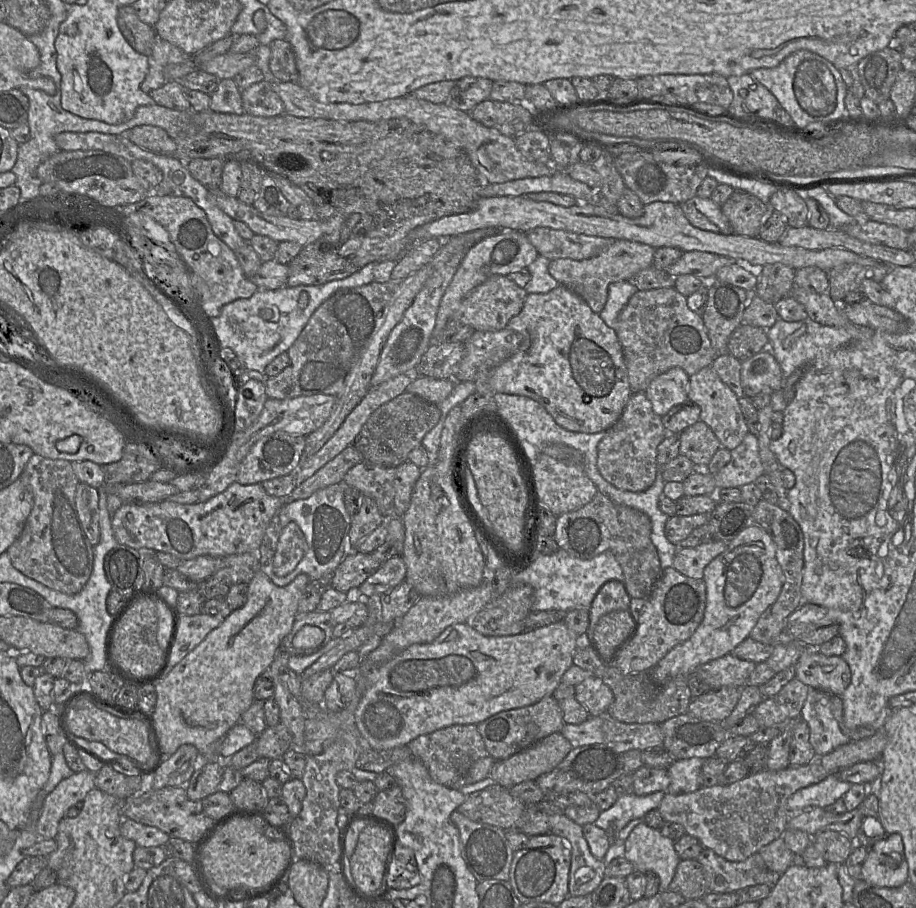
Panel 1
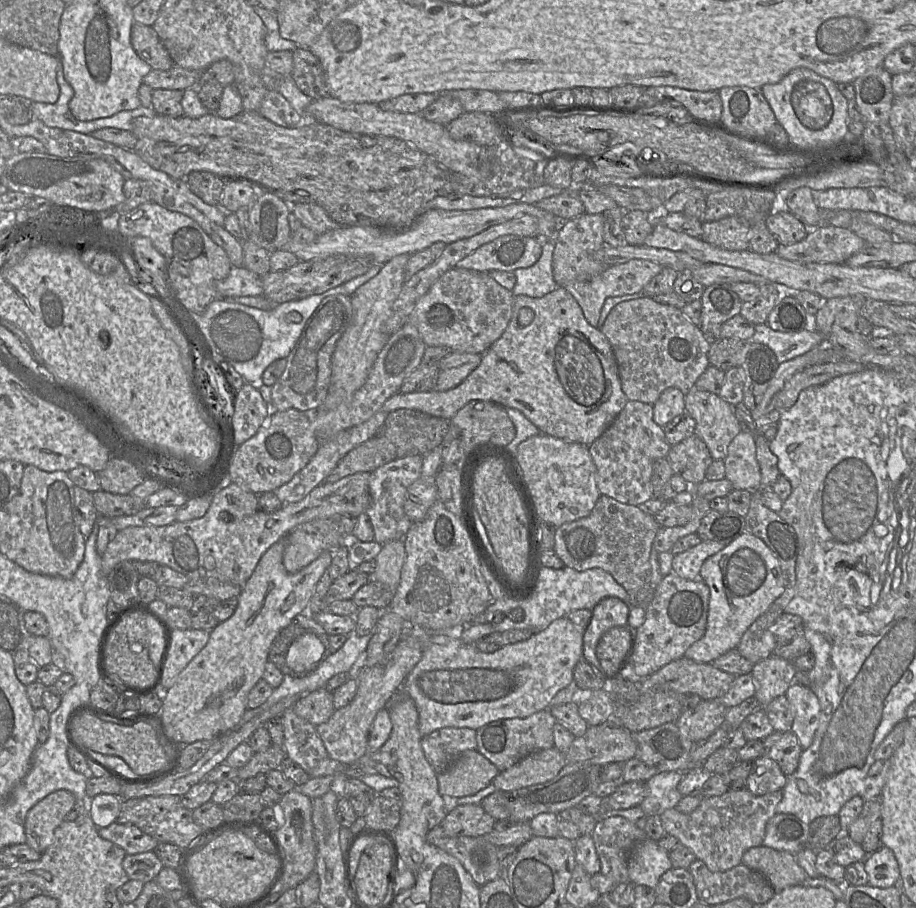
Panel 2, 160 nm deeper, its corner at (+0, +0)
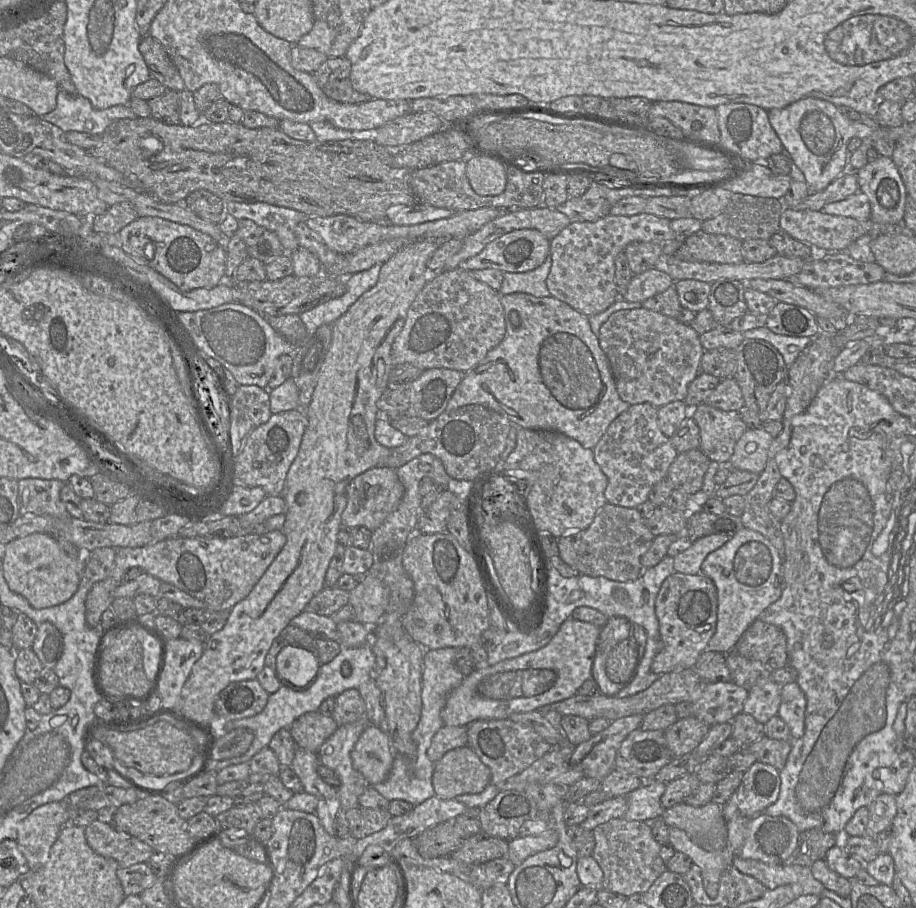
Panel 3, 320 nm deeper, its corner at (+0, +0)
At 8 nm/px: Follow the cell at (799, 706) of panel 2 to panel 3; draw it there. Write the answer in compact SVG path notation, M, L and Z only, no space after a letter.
M796 681L782 685L778 715L789 727L791 740L804 734L806 706L806 696Z

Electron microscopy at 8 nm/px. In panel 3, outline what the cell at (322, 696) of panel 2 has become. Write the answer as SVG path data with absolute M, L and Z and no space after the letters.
M319 711L308 712L297 718L289 731L297 747L318 753L321 745L338 728L331 716Z

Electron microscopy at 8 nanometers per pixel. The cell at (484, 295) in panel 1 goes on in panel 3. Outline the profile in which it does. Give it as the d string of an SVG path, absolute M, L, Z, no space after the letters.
M461 266L442 270L430 276L424 288L410 305L404 326L392 345L392 363L393 366L412 364L422 371L447 368L466 373L503 340L505 333L506 325L500 292L475 279Z

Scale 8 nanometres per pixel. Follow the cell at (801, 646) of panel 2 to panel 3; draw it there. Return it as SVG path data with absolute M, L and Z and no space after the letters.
M759 618L744 632L733 651L762 663L767 672L783 668L789 661L783 630Z

